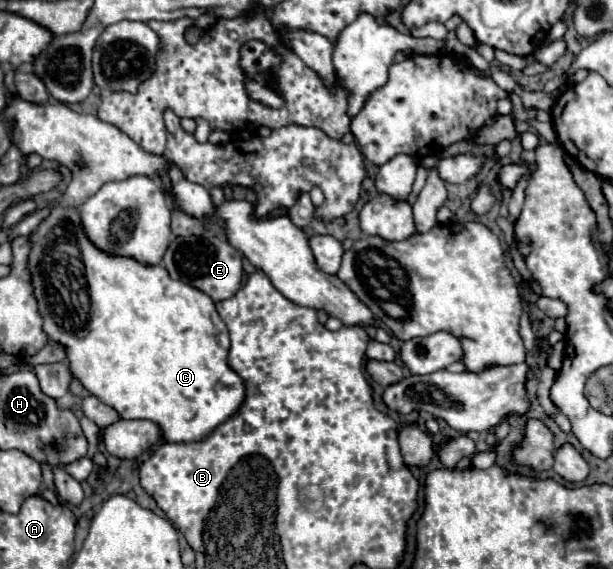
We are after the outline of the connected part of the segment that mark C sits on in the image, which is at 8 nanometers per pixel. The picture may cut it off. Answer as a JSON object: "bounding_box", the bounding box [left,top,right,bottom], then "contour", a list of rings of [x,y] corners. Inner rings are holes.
{"bounding_box":[28,205,246,443],"contour":[[[56,205],[50,213],[50,217],[46,217],[40,227],[32,233],[32,251],[30,251],[30,259],[28,259],[28,267],[32,273],[32,283],[36,289],[36,299],[38,299],[38,307],[40,313],[44,317],[44,331],[46,335],[64,345],[66,353],[68,353],[68,363],[70,369],[74,373],[74,377],[92,393],[96,395],[102,403],[110,405],[112,409],[118,411],[118,415],[122,419],[148,419],[152,423],[156,423],[162,431],[162,437],[166,443],[192,443],[192,441],[202,441],[206,439],[218,425],[222,425],[224,421],[228,421],[234,413],[238,413],[240,405],[244,403],[246,397],[246,385],[244,379],[232,371],[228,367],[228,349],[230,349],[230,337],[228,337],[228,329],[224,325],[224,321],[220,319],[220,315],[216,313],[216,307],[212,303],[212,299],[190,287],[184,281],[172,281],[168,271],[162,265],[154,265],[154,267],[146,267],[130,257],[112,257],[104,251],[98,251],[84,235],[82,225],[80,225],[80,211],[72,209],[72,207],[62,207]]]}

